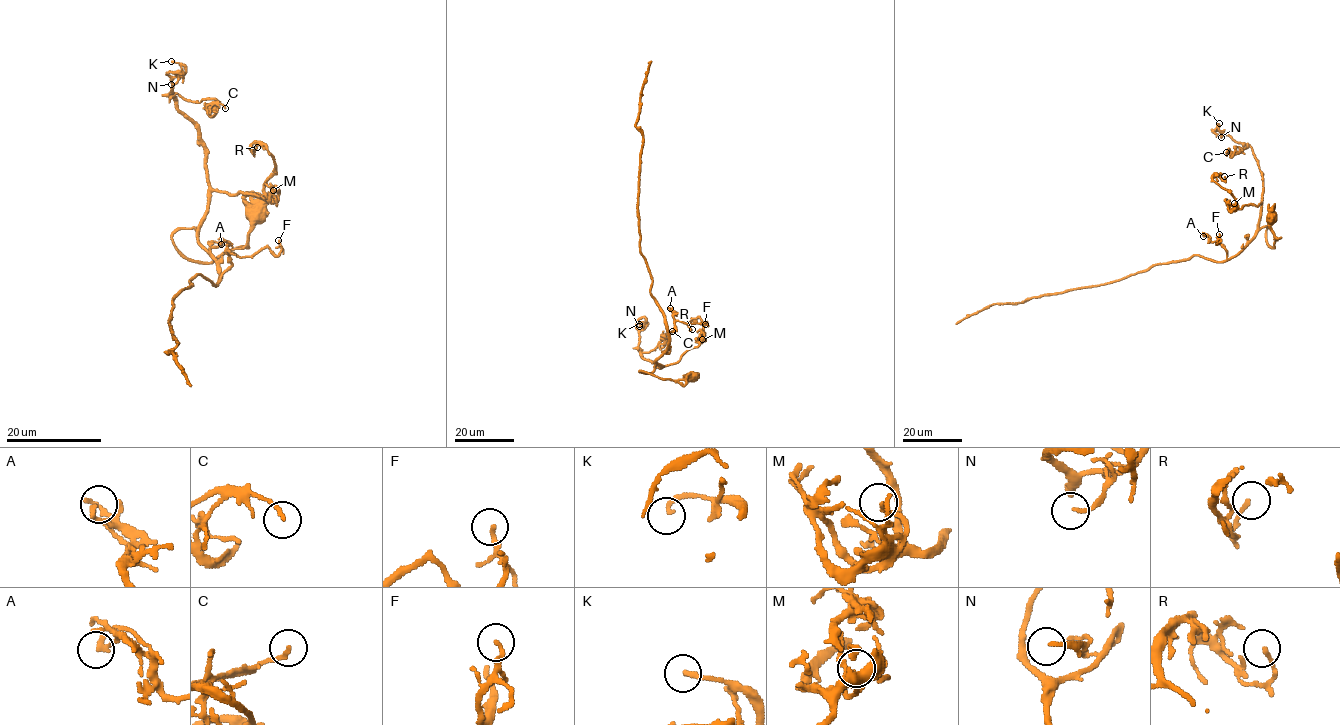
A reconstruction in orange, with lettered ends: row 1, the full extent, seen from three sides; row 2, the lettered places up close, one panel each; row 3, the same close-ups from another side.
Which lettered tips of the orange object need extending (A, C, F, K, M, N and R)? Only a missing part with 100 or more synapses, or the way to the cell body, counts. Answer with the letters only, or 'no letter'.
no letter

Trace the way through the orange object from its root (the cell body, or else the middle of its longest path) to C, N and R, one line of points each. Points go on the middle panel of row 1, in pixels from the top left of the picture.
C: (693, 376), (670, 380), (639, 370), (661, 367), (641, 353), (666, 342), (662, 336), (672, 331)
N: (693, 376), (670, 380), (640, 371), (661, 367), (639, 353), (644, 328), (639, 326)
R: (693, 376), (670, 380), (639, 370), (676, 363), (697, 347), (698, 317), (687, 323), (692, 329)

